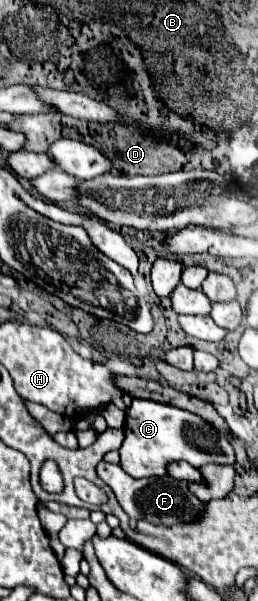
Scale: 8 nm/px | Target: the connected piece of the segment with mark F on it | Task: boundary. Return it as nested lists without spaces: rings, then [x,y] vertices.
[[[100,461],[96,467],[98,477],[114,491],[120,507],[130,515],[132,523],[136,519],[146,519],[150,523],[158,525],[174,525],[182,521],[192,521],[198,517],[198,509],[202,509],[202,503],[184,487],[182,481],[176,481],[172,477],[150,477],[150,479],[134,479],[126,471],[120,469],[120,465]]]

